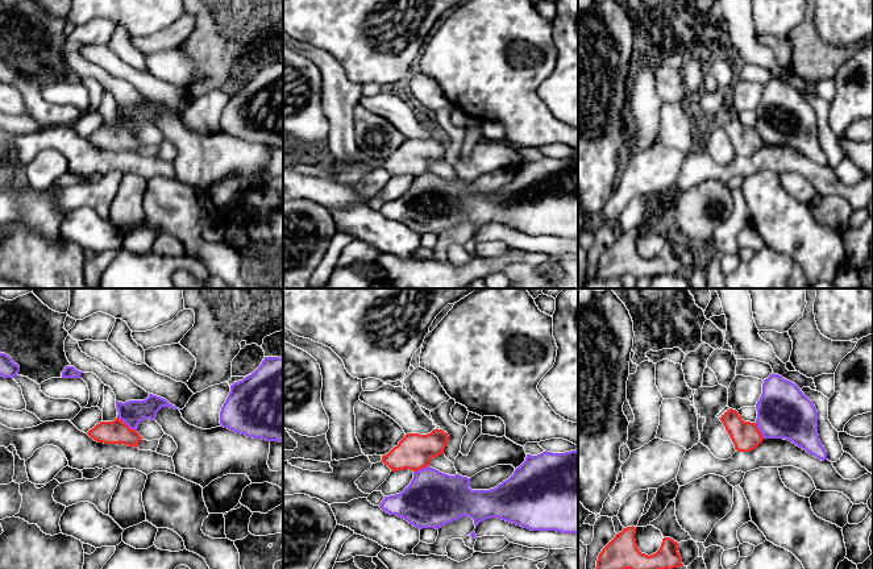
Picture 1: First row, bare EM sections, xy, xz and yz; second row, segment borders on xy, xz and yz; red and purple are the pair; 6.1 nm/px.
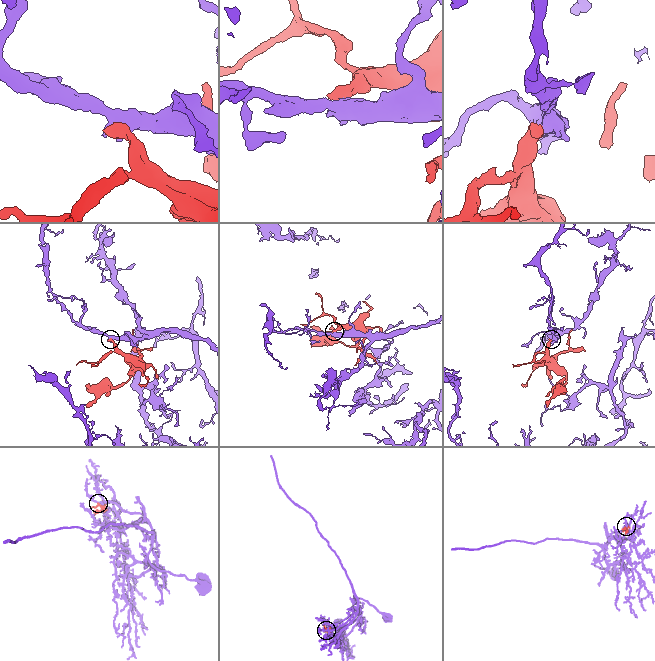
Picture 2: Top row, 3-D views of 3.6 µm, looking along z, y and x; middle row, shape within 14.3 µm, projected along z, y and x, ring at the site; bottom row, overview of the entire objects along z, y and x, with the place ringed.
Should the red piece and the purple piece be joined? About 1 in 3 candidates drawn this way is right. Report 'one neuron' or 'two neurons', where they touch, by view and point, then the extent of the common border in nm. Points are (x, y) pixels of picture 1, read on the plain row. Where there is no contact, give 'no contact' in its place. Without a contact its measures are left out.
two neurons; contact xy (125, 129); length 150 nm

